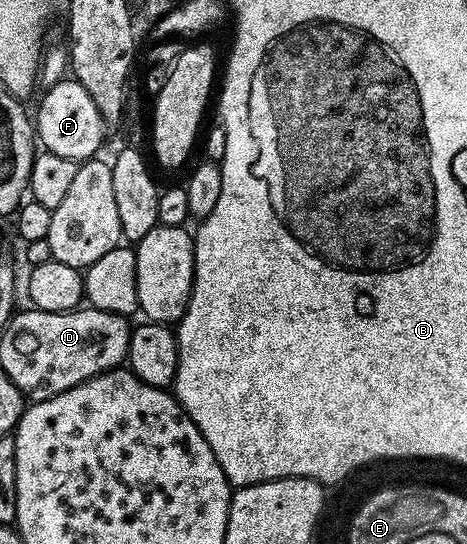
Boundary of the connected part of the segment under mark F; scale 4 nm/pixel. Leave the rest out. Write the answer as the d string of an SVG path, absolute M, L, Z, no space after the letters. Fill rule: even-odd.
M66 78L55 86L44 89L45 97L35 112L35 136L40 147L51 154L59 154L59 158L71 158L78 162L94 159L105 140L107 125L101 119L99 110L83 90L83 86L75 78Z

